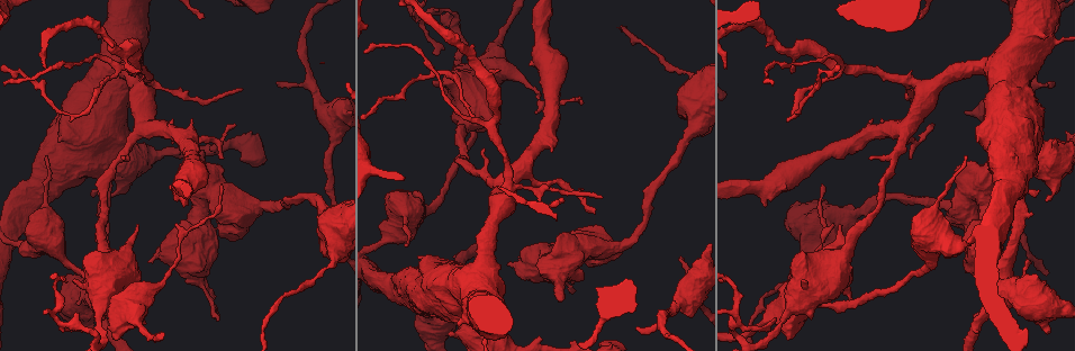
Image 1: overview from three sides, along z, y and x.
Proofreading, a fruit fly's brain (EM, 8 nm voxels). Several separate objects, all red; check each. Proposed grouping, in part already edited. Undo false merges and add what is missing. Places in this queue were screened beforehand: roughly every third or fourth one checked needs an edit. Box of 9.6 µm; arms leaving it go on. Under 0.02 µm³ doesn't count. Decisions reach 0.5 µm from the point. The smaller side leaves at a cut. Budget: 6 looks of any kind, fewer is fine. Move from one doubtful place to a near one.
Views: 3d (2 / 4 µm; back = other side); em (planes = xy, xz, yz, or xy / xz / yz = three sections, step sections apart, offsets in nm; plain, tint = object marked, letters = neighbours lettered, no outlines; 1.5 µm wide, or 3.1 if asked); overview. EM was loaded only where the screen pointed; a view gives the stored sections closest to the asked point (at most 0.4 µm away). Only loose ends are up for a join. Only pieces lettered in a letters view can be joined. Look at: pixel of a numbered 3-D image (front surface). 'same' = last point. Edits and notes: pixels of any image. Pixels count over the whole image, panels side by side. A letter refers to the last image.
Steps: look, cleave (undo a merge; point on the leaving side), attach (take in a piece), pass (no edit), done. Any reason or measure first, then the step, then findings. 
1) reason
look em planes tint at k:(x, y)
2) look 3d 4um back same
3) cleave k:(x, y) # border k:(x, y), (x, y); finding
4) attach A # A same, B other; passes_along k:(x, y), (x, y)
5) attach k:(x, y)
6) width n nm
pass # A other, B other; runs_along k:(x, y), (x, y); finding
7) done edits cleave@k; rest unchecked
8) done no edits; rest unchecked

branch stops here
look 3d 4um back at 1:(1048, 332)

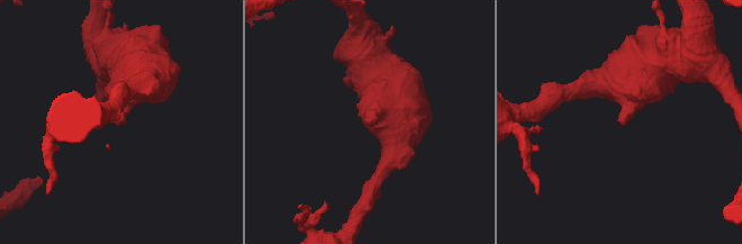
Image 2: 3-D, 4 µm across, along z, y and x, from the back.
need the tissue
look em planes plain at 2:(619, 121)

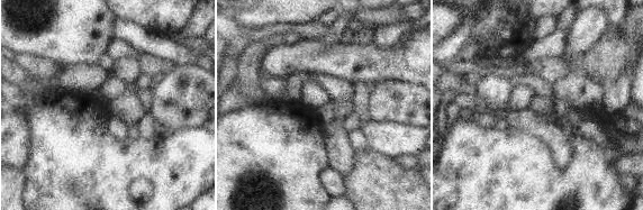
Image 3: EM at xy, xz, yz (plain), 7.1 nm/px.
look em planes letters same

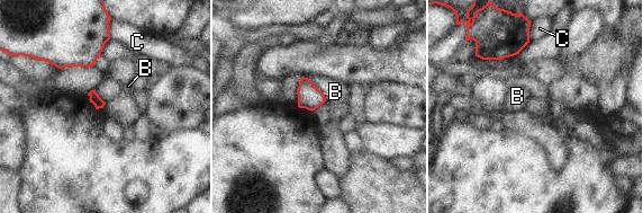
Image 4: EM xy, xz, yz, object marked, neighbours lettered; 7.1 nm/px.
pass # B other, C other; border 4:(302, 76), (323, 94), (326, 100); none of them fits

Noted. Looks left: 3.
stops while still wide
look em planes letters at 1:(98, 38)

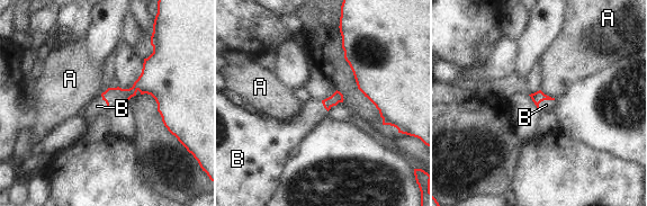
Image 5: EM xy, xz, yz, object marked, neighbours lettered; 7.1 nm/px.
attach B # A other, B same; passes_along 5:(539, 96), (545, 99), (546, 105); the cell continues

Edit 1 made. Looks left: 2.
done edits attach@5; rest unchecked

